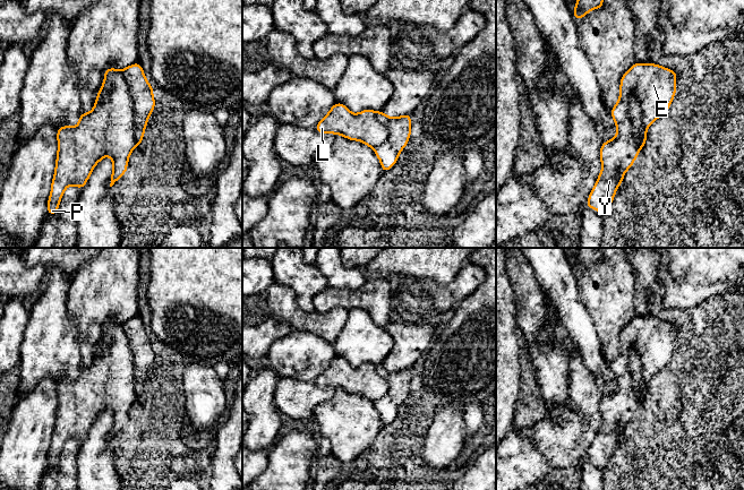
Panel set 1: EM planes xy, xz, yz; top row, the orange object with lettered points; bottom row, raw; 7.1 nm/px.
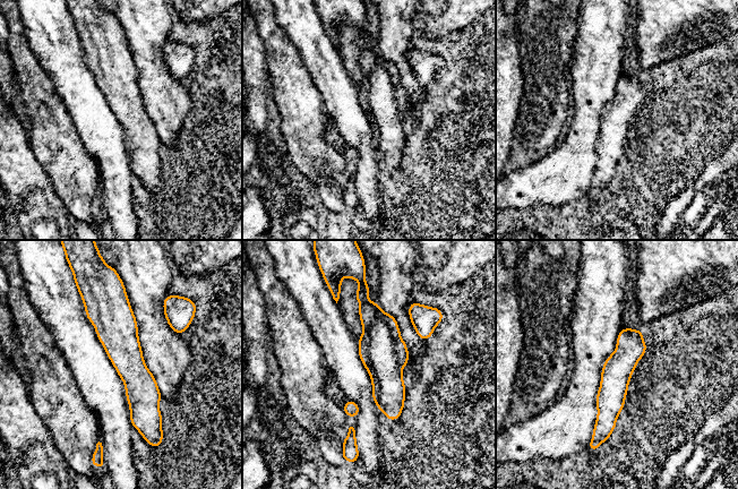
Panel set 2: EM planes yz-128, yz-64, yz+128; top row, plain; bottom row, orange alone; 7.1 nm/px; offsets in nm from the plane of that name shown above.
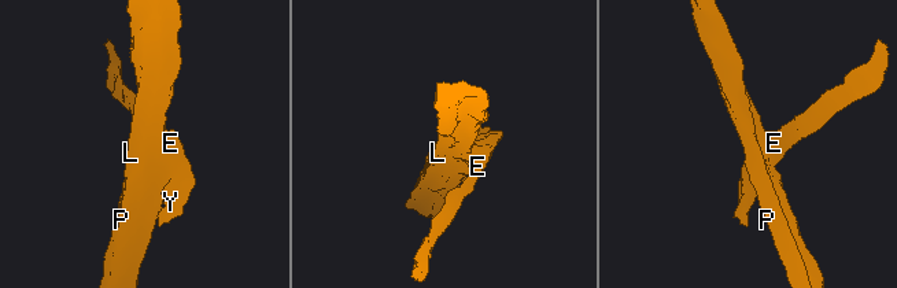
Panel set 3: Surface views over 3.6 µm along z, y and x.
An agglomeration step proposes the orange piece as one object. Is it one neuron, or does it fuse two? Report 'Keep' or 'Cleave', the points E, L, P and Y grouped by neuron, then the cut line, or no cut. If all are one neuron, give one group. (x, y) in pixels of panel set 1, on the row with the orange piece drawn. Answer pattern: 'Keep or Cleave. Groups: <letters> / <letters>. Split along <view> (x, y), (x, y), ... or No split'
Cleave. Groups: E Y / L P. Split along yz (634, 93), (629, 105), (629, 115), (640, 148)

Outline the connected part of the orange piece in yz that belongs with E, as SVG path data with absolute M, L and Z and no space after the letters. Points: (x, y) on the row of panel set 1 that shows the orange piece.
M635 62L621 78L619 100L610 110L616 123L617 135L608 141L602 143L600 148L601 172L589 195L587 208L593 208L604 214L612 205L618 186L622 183L625 172L633 165L640 153L640 138L633 129L628 113L630 102L635 95L642 111L642 126L647 129L670 106L676 92L676 71L653 63Z

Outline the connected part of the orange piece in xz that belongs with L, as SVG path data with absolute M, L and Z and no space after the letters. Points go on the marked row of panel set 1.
M335 103L315 129L319 134L331 132L359 140L371 148L382 145L388 137L388 129L377 119L375 111L366 109L352 114L342 103Z

